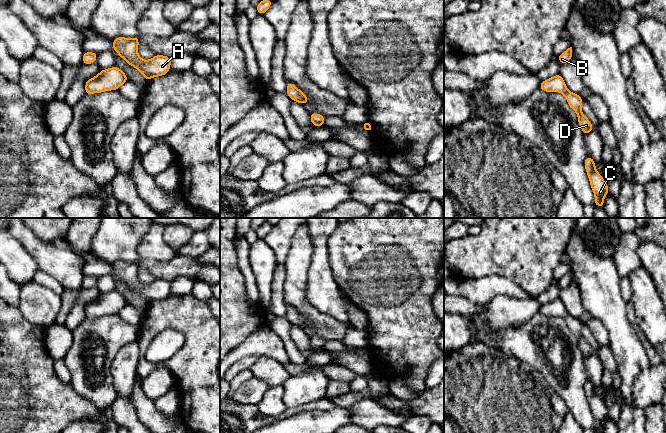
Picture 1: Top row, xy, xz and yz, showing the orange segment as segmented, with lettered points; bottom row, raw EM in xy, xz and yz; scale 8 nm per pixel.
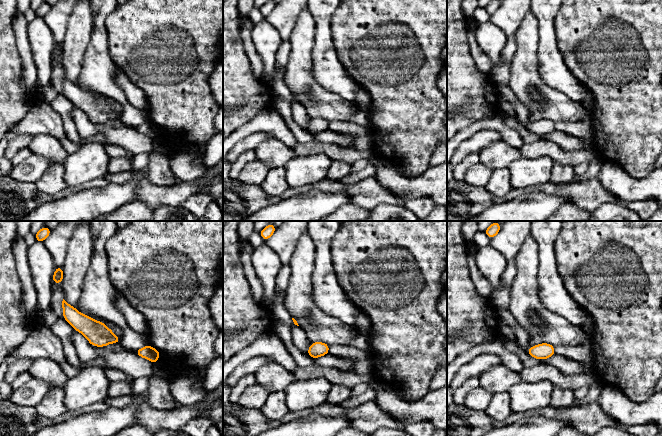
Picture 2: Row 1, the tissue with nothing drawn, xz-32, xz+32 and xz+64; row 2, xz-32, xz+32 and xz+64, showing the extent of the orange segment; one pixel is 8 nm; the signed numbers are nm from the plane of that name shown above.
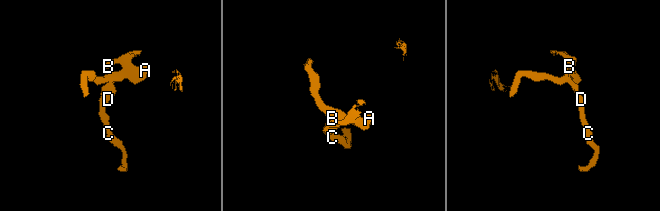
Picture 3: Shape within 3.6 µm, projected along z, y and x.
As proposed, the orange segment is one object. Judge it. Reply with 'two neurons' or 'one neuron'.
one neuron

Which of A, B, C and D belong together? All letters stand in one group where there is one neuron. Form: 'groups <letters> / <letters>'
groups A B C D

